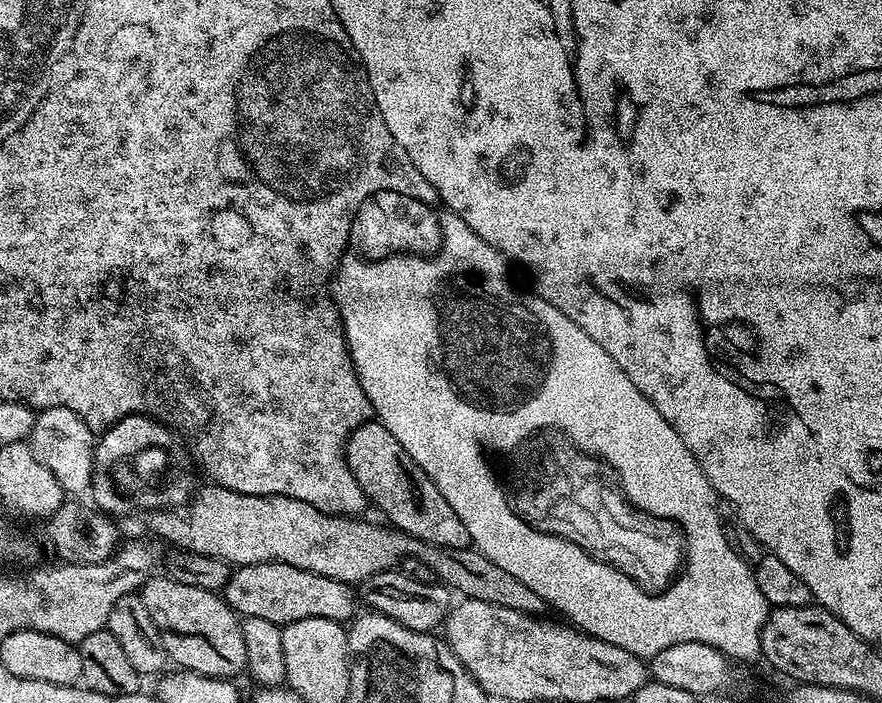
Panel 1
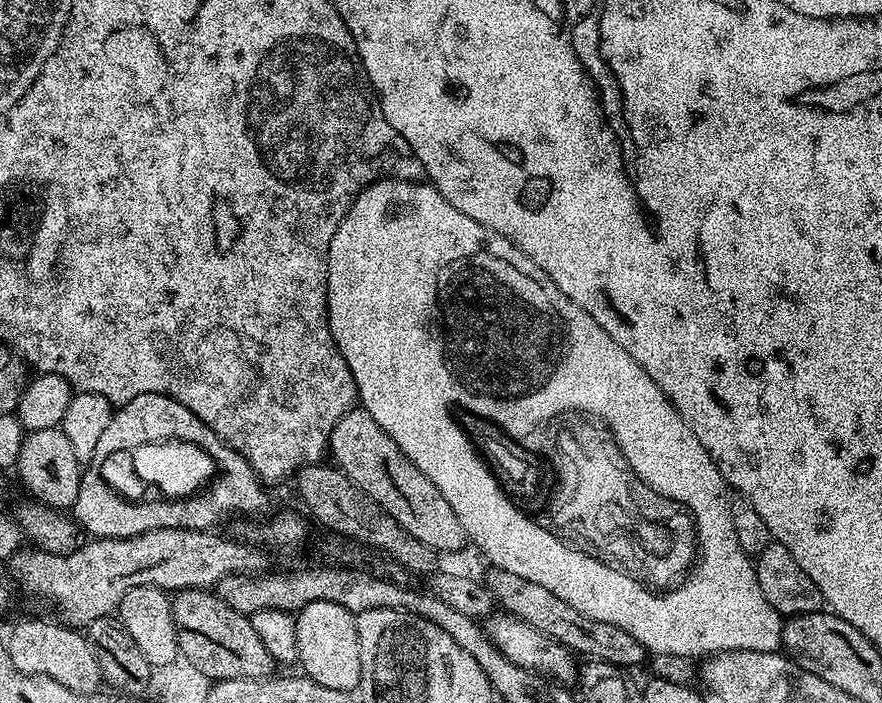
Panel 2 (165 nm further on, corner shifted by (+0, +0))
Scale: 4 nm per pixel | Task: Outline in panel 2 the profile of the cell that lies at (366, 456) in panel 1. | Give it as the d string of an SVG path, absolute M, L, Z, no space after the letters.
M363 406L353 408L337 422L328 446L335 467L348 475L348 481L418 541L438 554L456 552L467 543L462 524L446 498L409 462Z

